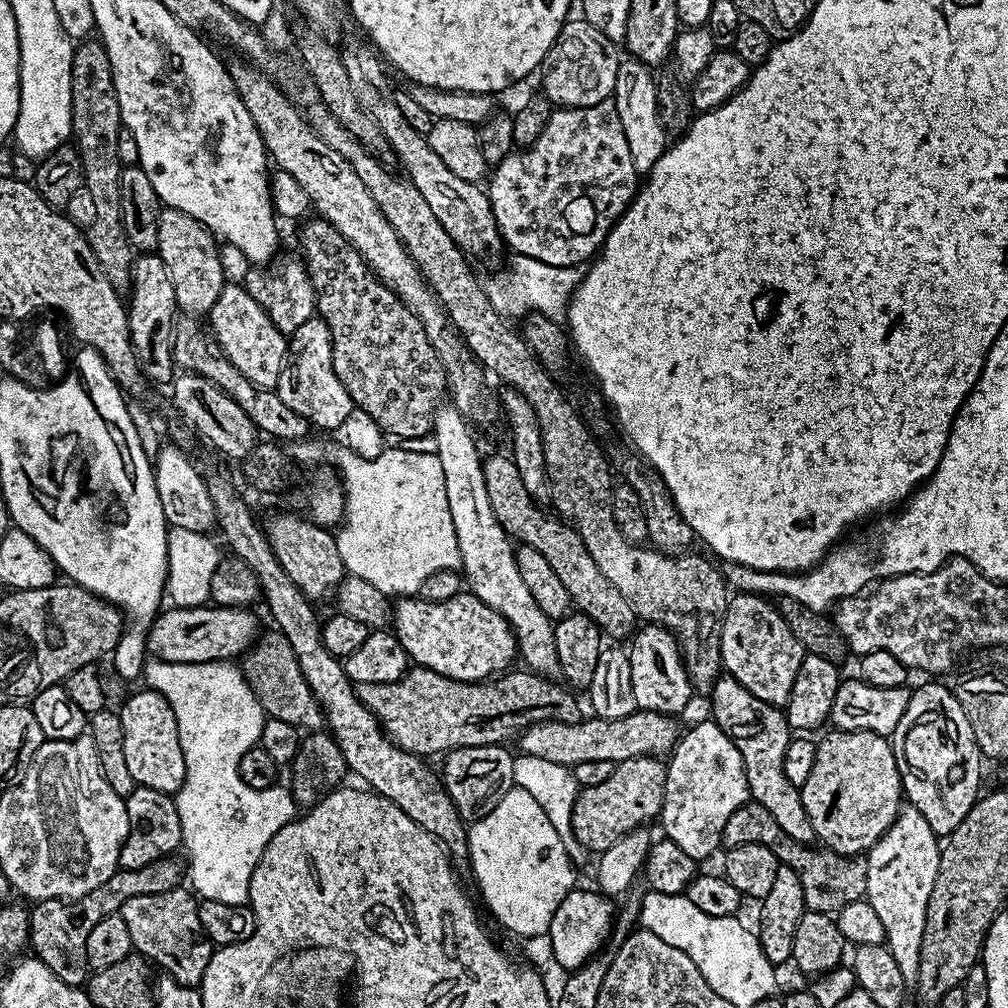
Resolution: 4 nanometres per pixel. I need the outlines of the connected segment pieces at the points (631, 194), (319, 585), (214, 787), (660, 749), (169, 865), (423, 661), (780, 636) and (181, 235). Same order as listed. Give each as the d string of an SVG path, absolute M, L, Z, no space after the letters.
M612 98L598 102L594 106L585 108L561 108L553 111L552 117L546 122L546 130L526 150L514 150L502 163L491 169L486 180L486 191L490 198L490 206L494 210L496 223L500 225L501 237L509 249L515 254L525 255L527 258L538 259L540 262L549 263L550 266L574 267L591 261L604 245L609 230L616 225L616 220L627 210L628 205L636 198L638 191L638 175L634 168L633 159L630 158L629 143L626 142L625 131L622 130L621 119Z
M280 512L268 521L263 521L262 527L278 562L282 562L282 570L290 574L290 582L294 582L294 586L298 586L298 590L302 590L310 602L324 600L327 596L329 599L346 575L342 554L338 554L338 542L325 525L301 516L295 516L292 512Z
M152 658L145 663L142 680L148 683L145 685L151 691L162 694L162 698L170 702L170 710L174 710L174 718L178 722L178 742L186 762L186 778L174 799L182 826L182 848L188 851L186 876L192 879L191 891L206 900L247 905L250 878L254 874L254 866L258 866L258 858L262 858L270 838L274 838L282 826L296 819L298 805L287 787L254 790L242 782L240 763L250 749L259 745L266 717L243 671L234 665L232 662L175 664Z
M632 712L626 718L614 718L613 720L602 720L599 718L581 719L578 724L566 724L557 720L543 720L541 724L532 724L529 728L519 733L519 751L526 755L534 755L537 758L546 758L549 762L560 763L568 769L575 769L578 762L602 762L611 760L613 764L621 764L623 760L629 760L635 756L658 756L663 757L671 753L676 747L678 731L671 715L662 712Z
M165 858L154 861L150 866L120 868L109 880L102 882L102 886L97 886L95 890L90 890L90 894L86 894L77 900L67 902L63 900L42 900L33 903L28 918L28 934L30 948L36 951L33 952L35 959L41 960L62 982L73 986L83 985L90 975L90 969L86 962L86 938L89 936L90 930L94 930L94 926L98 926L98 922L102 922L102 918L117 915L122 905L130 898L138 898L142 894L162 894L166 890L181 887L182 868L181 865L179 868L174 861L175 859Z
M461 590L446 602L430 602L419 598L397 599L394 604L394 631L413 665L429 668L455 680L486 680L495 677L503 673L511 665L508 663L512 659L515 661L518 656L516 636L506 618L490 610L490 606L486 606L468 590Z
M748 590L741 596L733 595L719 634L723 671L742 682L754 698L777 706L787 704L794 678L798 678L798 666L802 666L806 653L798 638L790 634L790 626L786 626L779 607L771 599Z
M161 207L156 252L162 258L166 270L170 270L170 282L174 282L174 298L181 313L197 318L207 317L208 311L218 302L226 283L224 264L216 253L217 243L207 228L182 210Z

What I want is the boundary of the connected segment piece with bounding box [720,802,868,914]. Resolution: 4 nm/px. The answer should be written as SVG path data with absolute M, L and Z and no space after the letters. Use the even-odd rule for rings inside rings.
M749 802L734 810L722 830L720 842L725 849L747 844L766 846L766 850L770 850L780 859L783 867L798 874L798 882L802 882L804 906L809 912L835 914L850 902L865 899L867 859L860 856L843 856L823 846L794 842L794 838L790 838L790 834L786 834L786 830L782 830L778 822L774 822L770 810L766 810L766 806L761 804Z

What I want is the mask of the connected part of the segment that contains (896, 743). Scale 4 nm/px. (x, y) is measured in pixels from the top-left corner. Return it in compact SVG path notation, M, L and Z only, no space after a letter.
M924 684L921 688L916 689L913 687L908 698L906 714L902 714L902 722L898 722L898 726L892 732L890 743L892 753L896 759L896 765L900 767L900 786L907 803L911 807L916 808L918 814L922 814L922 818L926 818L926 822L930 822L930 830L934 830L937 837L947 838L956 829L958 822L962 822L962 818L966 818L966 814L974 807L982 792L982 789L980 790L980 764L982 765L982 757L978 750L978 742L974 742L974 730L970 730L970 718L966 718L955 691L951 687L943 688L940 684Z

